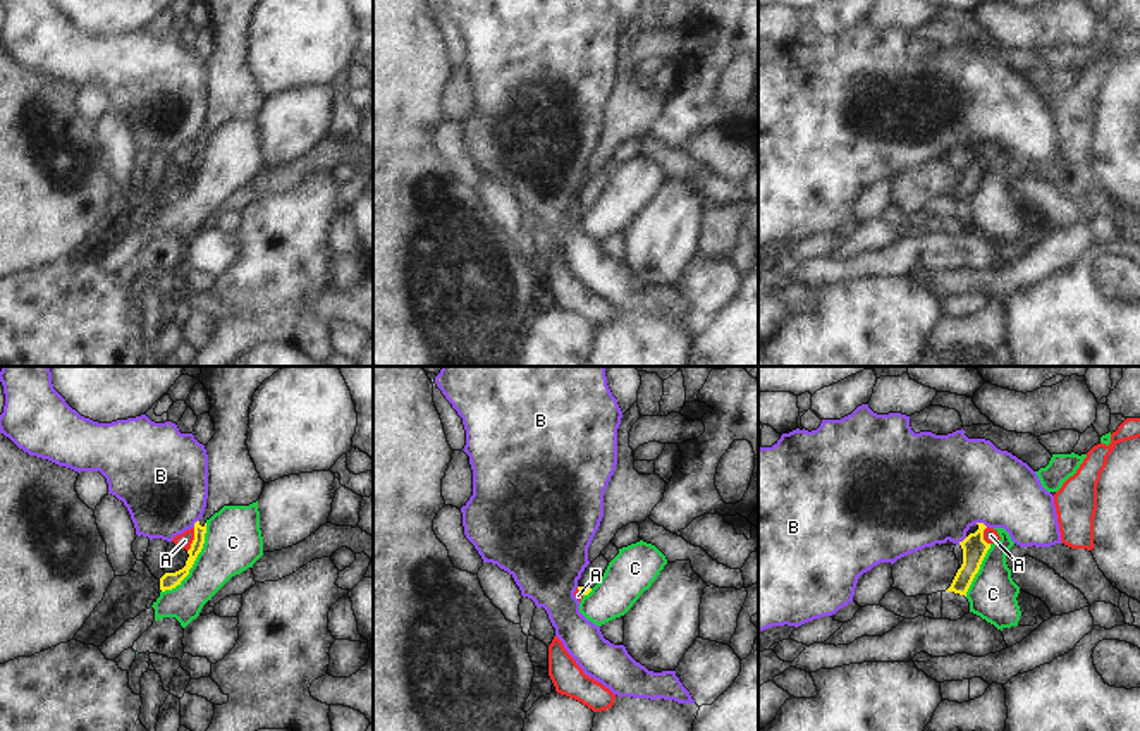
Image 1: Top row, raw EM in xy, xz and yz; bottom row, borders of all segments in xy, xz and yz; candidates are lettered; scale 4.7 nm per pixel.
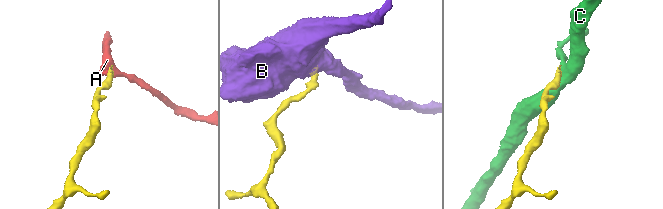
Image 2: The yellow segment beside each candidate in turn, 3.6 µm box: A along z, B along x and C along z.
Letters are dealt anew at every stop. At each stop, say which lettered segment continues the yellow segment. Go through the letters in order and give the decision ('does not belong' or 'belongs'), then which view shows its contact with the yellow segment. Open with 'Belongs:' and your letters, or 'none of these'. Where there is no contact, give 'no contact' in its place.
Belongs: none of these
A: does not belong; contact in xy
B: does not belong; contact in yz
C: does not belong; contact in xy

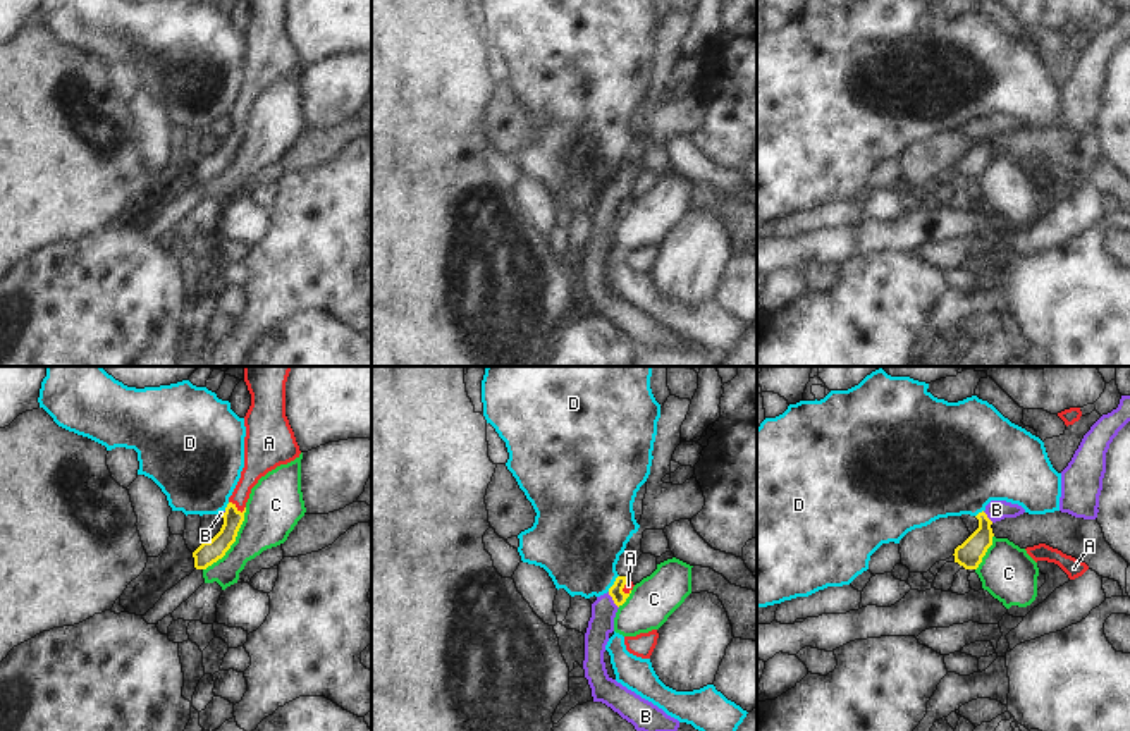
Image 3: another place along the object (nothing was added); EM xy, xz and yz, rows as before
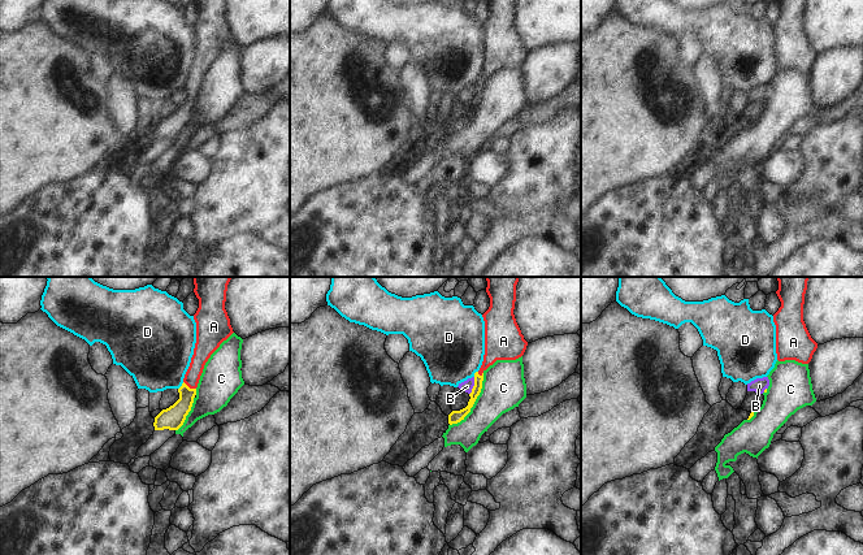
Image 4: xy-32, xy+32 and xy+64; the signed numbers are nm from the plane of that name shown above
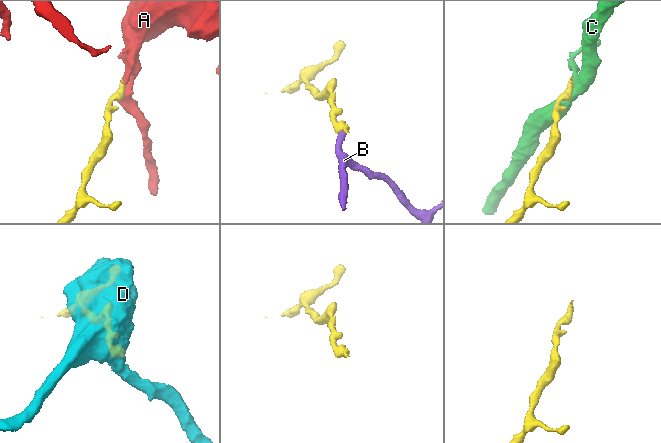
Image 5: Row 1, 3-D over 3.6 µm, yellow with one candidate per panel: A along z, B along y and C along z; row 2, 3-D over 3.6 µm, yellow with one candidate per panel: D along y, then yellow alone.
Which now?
Belongs: A
A: belongs; contact in xy
B: does not belong; contact in xz
C: does not belong; contact in xy
D: does not belong; contact in xz

